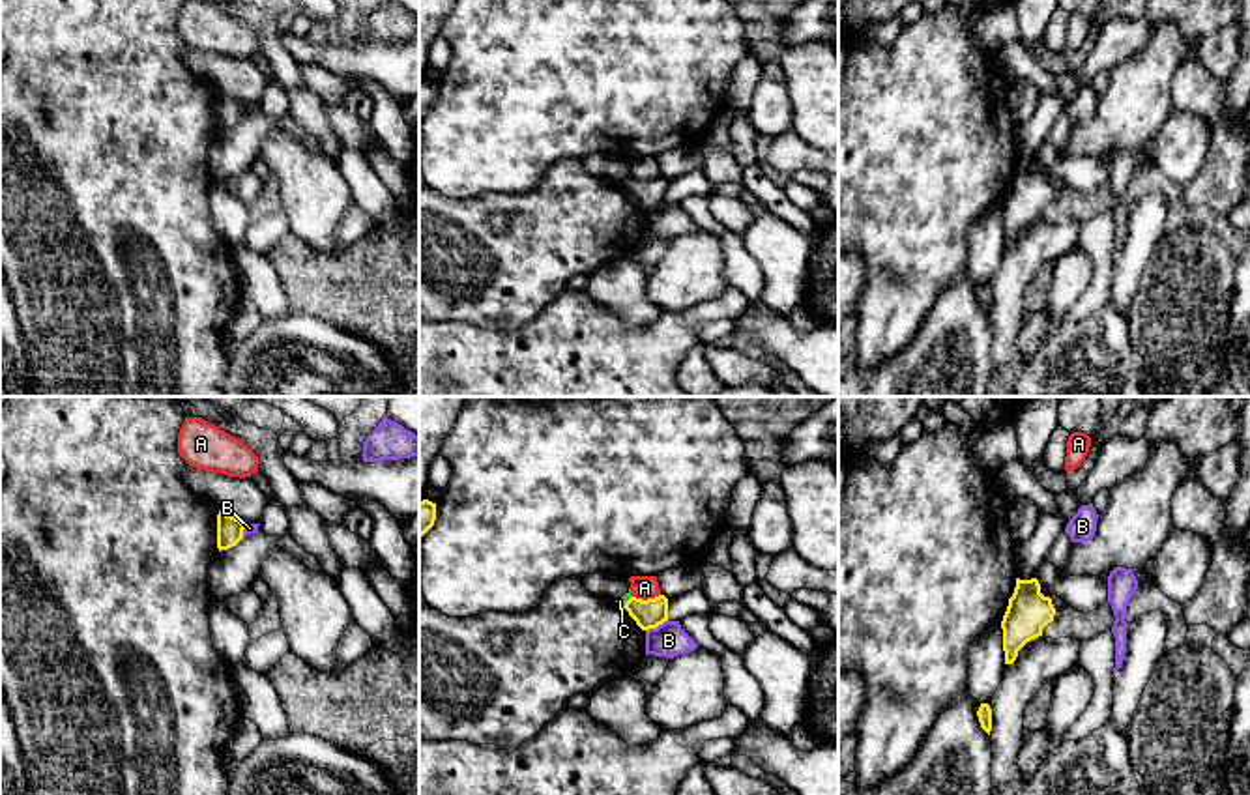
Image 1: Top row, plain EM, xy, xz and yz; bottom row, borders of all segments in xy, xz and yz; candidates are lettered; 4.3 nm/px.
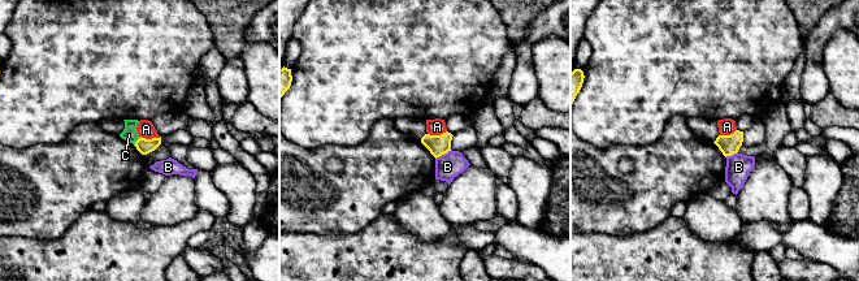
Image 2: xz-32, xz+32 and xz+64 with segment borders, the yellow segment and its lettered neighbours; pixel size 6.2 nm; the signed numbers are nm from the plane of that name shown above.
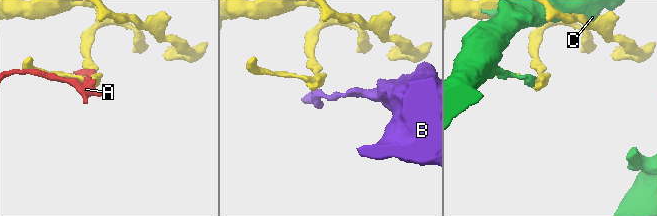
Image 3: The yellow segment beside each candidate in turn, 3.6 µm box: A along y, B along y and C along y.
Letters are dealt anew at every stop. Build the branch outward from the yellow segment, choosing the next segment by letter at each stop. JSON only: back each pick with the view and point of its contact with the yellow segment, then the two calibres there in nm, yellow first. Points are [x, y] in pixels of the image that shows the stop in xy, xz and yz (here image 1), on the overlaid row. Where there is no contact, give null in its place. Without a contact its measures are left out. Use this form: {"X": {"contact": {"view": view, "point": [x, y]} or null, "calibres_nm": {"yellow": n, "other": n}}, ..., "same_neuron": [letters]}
{"same_neuron": []}

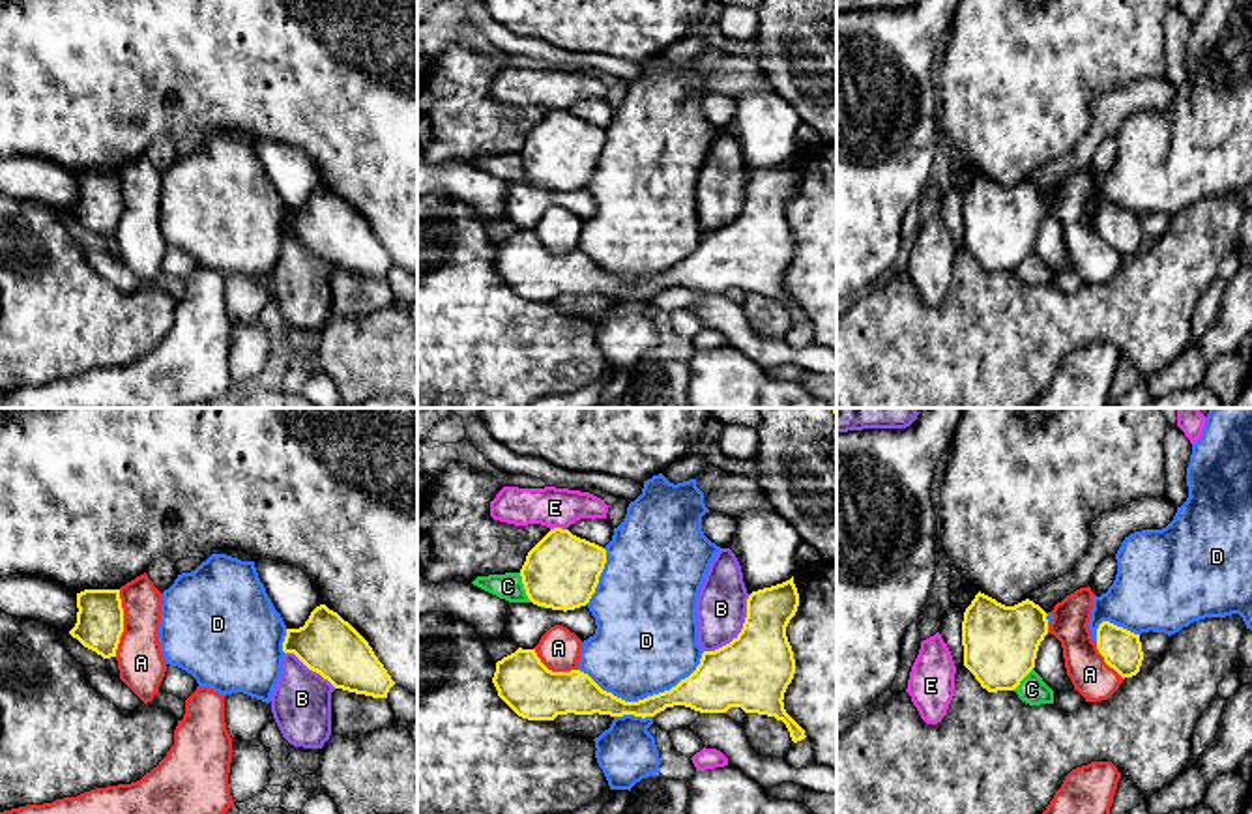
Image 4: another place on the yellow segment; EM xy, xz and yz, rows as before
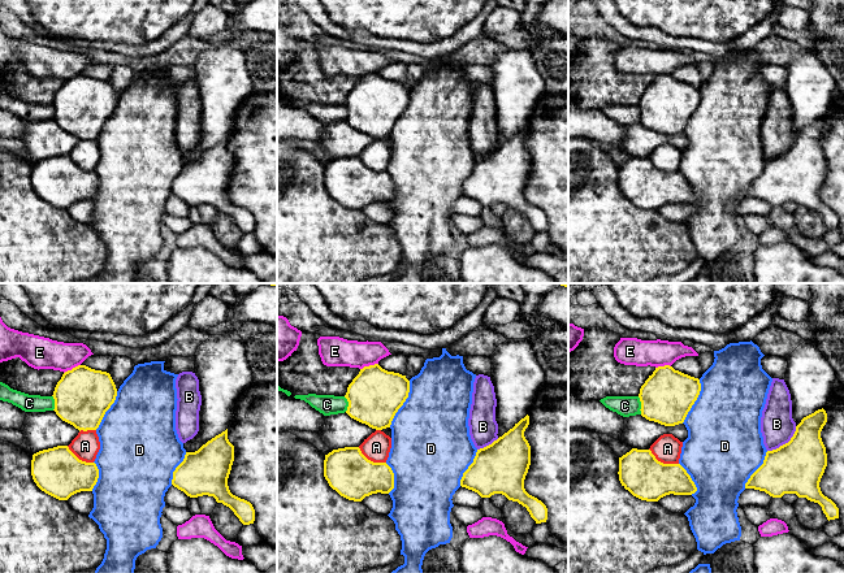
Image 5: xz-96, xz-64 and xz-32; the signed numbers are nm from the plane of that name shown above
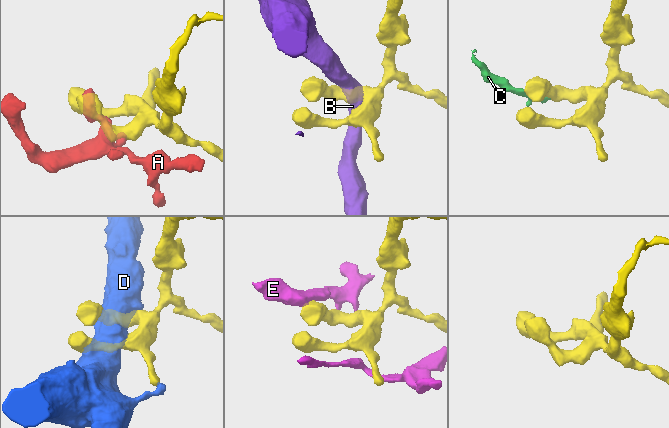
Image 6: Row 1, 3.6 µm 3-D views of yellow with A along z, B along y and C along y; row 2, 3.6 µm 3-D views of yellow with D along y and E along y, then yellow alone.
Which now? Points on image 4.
{"A": {"contact": {"view": "xy", "point": [122, 624]}, "calibres_nm": {"yellow": 200, "other": 200}}, "same_neuron": ["A"]}

